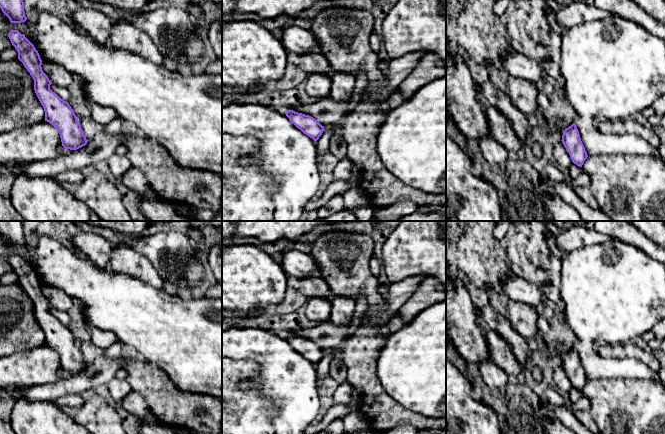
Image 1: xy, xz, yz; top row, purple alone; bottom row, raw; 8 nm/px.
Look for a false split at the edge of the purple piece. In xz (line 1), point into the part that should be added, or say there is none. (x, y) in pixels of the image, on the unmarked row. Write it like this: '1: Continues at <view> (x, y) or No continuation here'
1: No continuation here

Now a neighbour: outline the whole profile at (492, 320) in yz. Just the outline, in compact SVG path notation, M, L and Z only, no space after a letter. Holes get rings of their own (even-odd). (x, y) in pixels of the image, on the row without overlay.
M490 305L480 310L478 318L488 329L496 332L510 347L514 357L521 366L529 365L529 377L539 382L542 380L541 369L537 366L531 367L531 356L529 352L534 345L518 334L509 323L506 315L497 313Z

